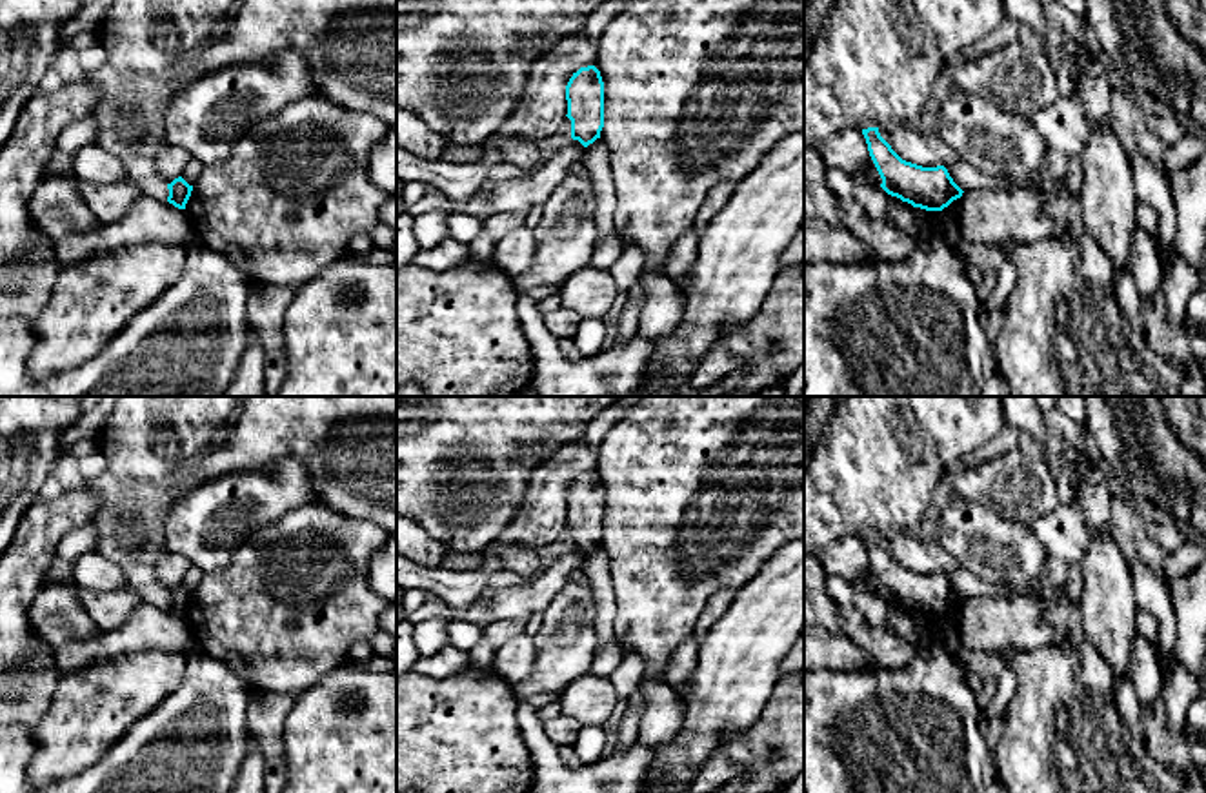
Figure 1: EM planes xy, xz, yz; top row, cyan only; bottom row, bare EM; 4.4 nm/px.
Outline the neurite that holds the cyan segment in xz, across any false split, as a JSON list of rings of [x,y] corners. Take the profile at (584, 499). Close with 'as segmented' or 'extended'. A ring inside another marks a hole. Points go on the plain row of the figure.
[[[595,473],[580,475],[566,493],[571,546],[584,555],[600,546],[604,535],[604,489]]]; as segmented

